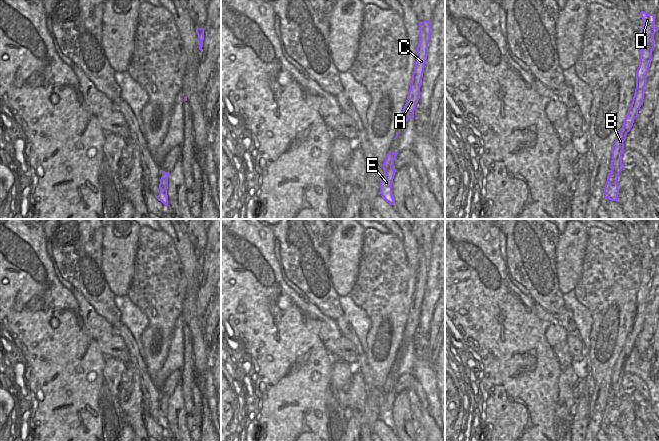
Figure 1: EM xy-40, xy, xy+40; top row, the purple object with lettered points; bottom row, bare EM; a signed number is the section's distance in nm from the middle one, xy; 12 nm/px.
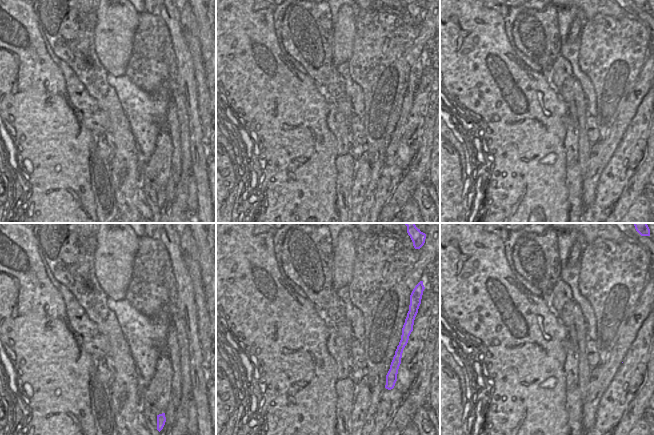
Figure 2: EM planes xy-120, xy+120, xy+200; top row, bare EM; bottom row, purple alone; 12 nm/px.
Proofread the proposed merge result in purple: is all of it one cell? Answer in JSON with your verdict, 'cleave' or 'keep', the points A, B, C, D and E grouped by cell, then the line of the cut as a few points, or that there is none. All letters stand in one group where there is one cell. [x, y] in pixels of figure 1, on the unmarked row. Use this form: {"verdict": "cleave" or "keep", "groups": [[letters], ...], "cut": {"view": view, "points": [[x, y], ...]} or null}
{"verdict": "keep", "groups": [["A", "B", "C", "D", "E"]], "cut": null}

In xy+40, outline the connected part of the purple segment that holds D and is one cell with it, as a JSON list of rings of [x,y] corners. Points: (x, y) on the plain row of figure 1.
[[[641,235],[640,240],[642,242],[642,252],[640,254],[642,273],[640,275],[640,288],[636,295],[636,313],[631,330],[624,343],[623,350],[614,366],[611,395],[604,410],[604,422],[616,426],[618,426],[619,419],[618,401],[625,391],[622,388],[622,378],[625,375],[624,365],[627,357],[633,350],[634,343],[638,341],[638,334],[643,327],[646,301],[652,284],[652,275],[654,273],[654,258],[659,254],[659,251],[654,251],[655,238],[648,238]]]

